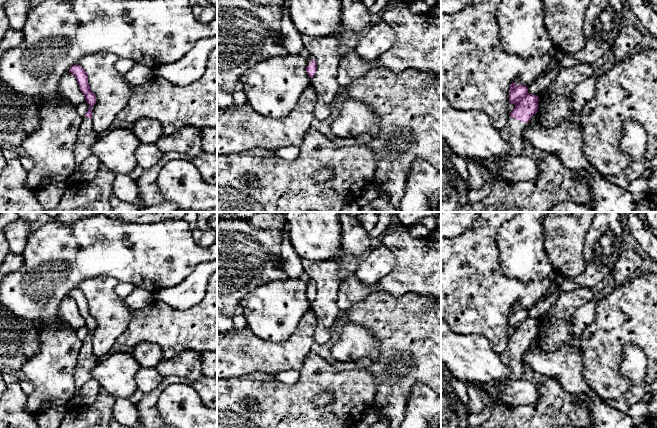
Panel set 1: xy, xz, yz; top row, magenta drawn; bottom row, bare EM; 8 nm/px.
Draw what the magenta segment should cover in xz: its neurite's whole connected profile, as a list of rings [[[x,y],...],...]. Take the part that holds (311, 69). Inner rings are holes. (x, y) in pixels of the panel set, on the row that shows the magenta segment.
[[[310,55],[306,60],[306,72],[310,78],[313,78],[317,70],[317,63],[315,58]]]

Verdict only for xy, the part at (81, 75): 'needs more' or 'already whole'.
needs more

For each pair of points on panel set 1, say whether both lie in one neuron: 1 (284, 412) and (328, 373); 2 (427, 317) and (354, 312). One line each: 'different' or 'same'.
1: same
2: same

